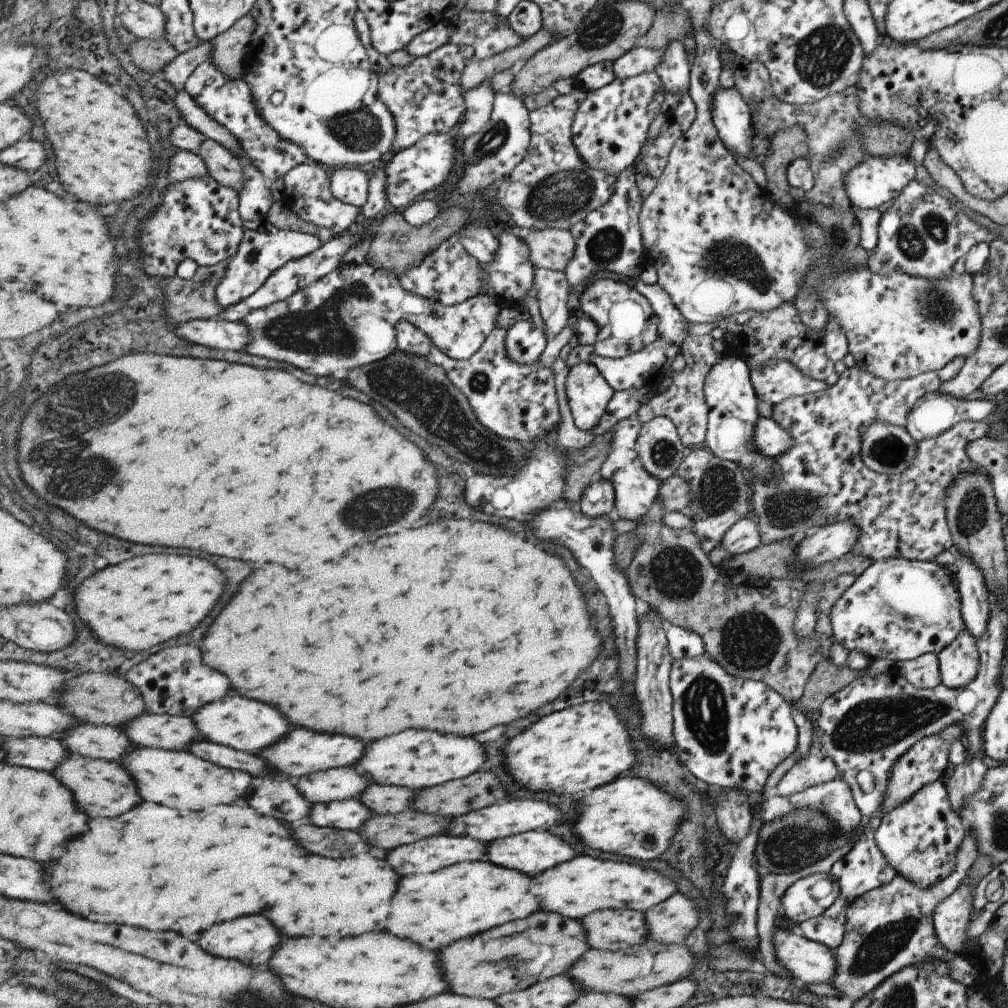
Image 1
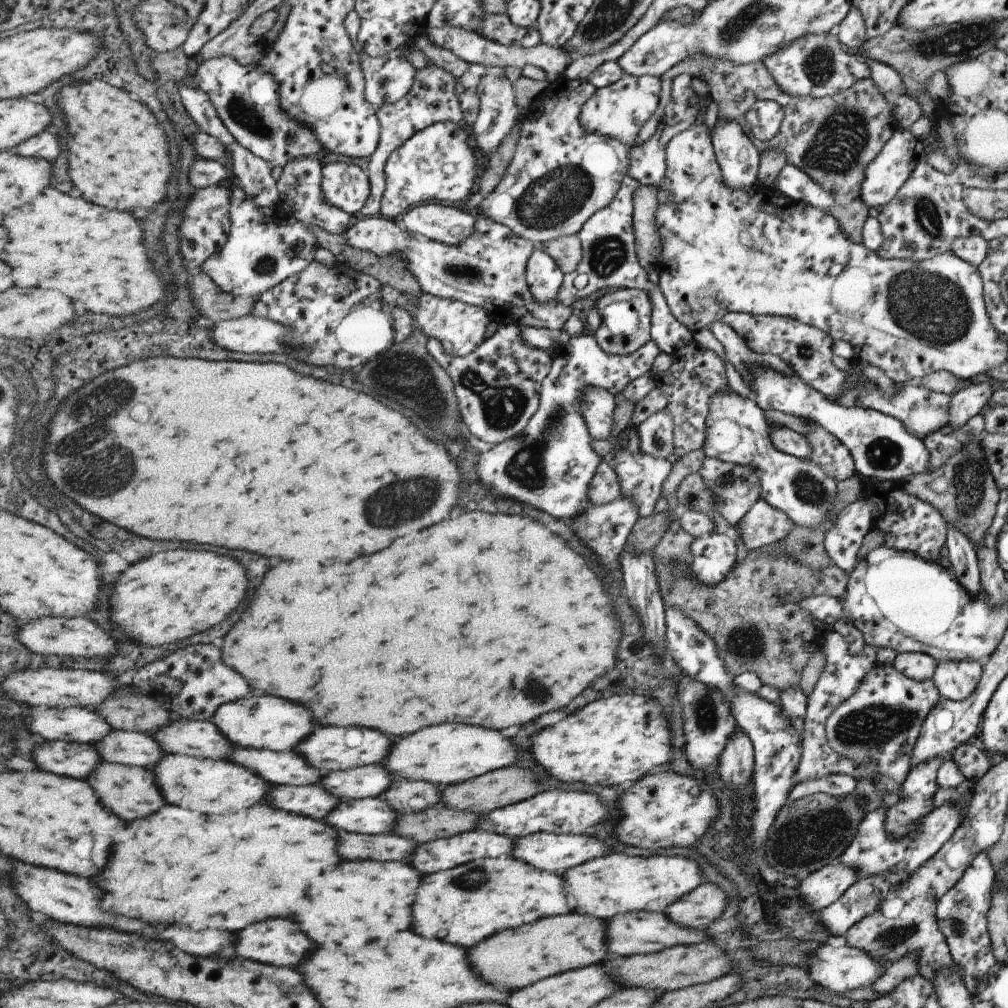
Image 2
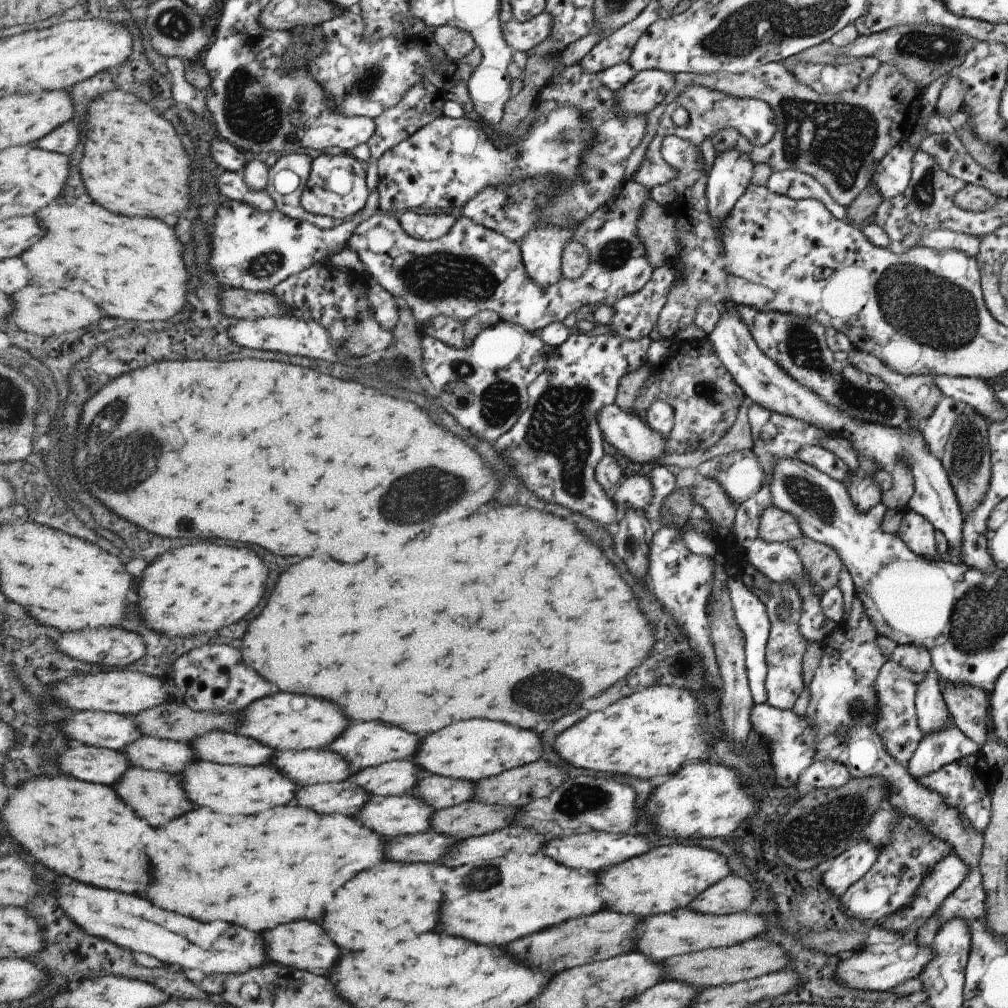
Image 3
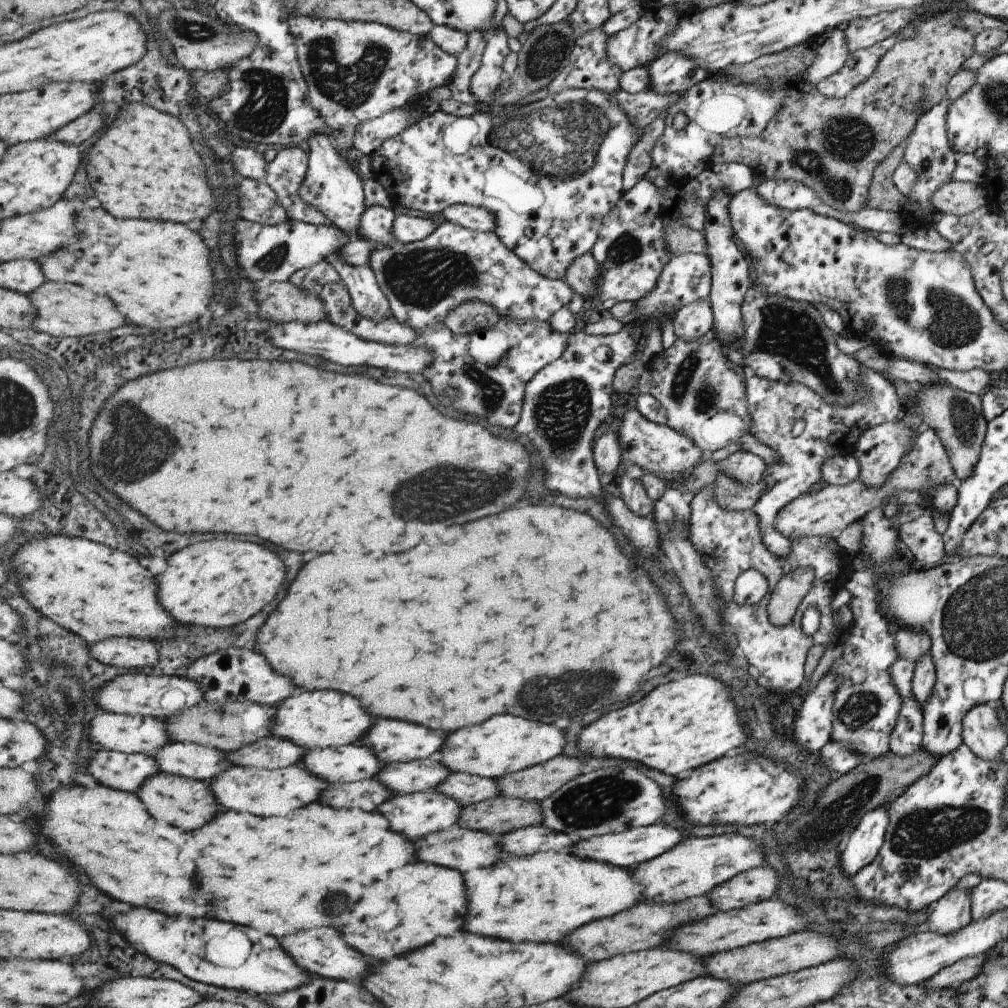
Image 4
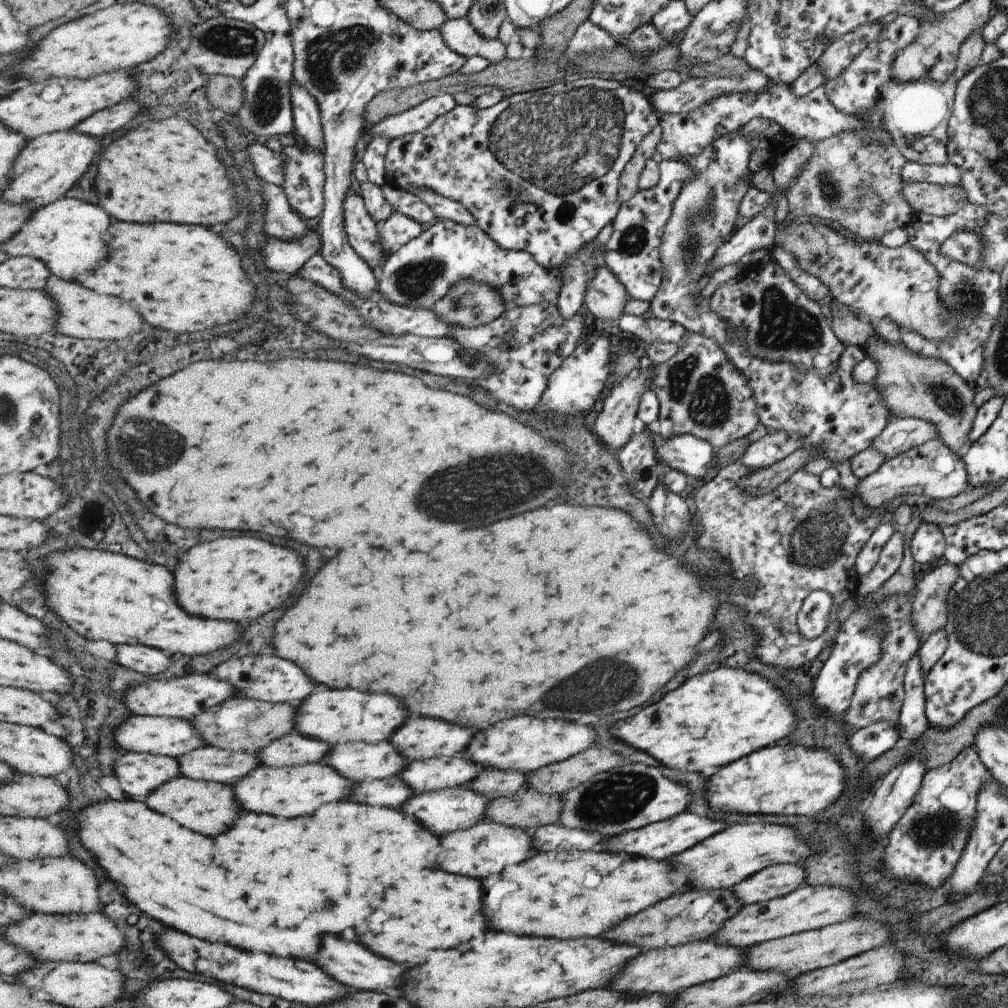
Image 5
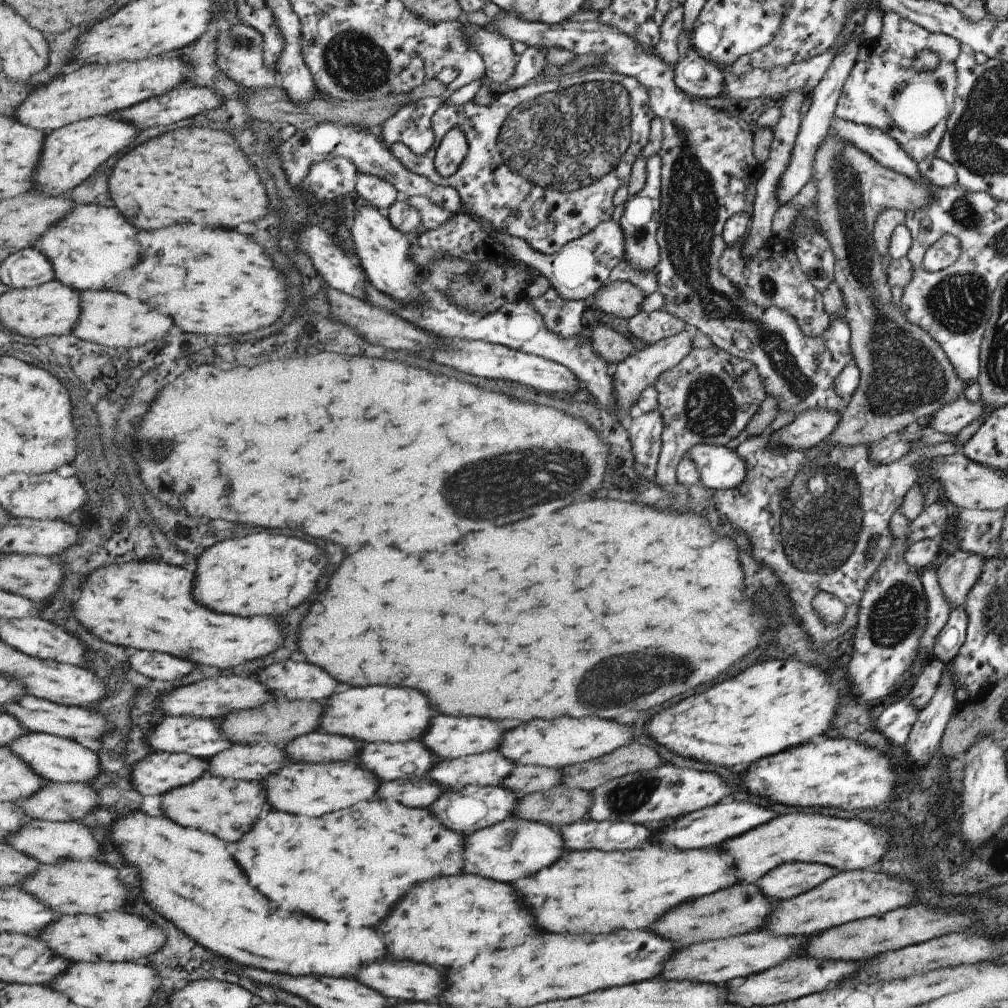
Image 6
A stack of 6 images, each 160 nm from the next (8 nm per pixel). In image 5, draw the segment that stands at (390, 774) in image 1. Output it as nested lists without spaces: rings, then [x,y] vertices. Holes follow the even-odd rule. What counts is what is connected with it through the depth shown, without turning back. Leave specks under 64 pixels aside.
[[[515,716],[515,718],[492,724],[483,730],[476,730],[472,743],[461,754],[467,760],[485,769],[521,771],[529,774],[595,747],[595,742],[597,742],[597,734],[590,725],[579,725],[577,722],[565,719]]]

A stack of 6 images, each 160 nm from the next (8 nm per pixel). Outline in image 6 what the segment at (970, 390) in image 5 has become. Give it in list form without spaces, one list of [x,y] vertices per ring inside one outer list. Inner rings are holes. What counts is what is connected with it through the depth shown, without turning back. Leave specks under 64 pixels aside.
[[[827,134],[817,149],[810,179],[816,180],[815,209],[819,232],[827,239],[835,257],[834,283],[841,289],[844,306],[841,318],[850,328],[850,351],[860,377],[857,388],[852,392],[848,405],[839,415],[838,423],[820,443],[823,449],[854,447],[869,442],[876,443],[900,430],[911,428],[925,420],[946,404],[963,396],[966,382],[956,374],[941,347],[918,326],[907,322],[903,313],[891,306],[890,288],[884,279],[885,260],[877,252],[872,240],[871,229],[875,217],[887,207],[905,213],[928,207],[932,201],[930,188],[909,176],[893,169],[879,166],[867,153],[852,144],[841,142]]]

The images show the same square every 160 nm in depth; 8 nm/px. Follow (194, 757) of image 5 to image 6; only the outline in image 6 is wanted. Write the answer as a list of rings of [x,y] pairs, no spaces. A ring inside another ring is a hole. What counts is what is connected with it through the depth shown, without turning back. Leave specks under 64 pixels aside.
[[[231,745],[231,748],[223,749],[217,755],[207,760],[208,772],[213,777],[235,779],[238,781],[260,781],[271,773],[276,773],[291,760],[286,751],[273,745]]]

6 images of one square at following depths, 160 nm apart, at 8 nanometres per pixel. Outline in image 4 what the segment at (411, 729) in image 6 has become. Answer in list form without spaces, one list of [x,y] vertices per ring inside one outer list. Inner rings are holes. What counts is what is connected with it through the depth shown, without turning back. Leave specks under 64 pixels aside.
[[[335,690],[295,694],[275,708],[273,736],[291,741],[307,751],[353,744],[373,729],[373,718],[363,710],[359,700]]]

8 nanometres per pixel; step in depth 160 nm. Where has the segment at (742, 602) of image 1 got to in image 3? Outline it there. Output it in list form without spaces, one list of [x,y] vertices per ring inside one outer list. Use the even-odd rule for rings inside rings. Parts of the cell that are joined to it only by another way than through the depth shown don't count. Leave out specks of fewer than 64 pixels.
[[[805,535],[785,543],[797,553],[804,572],[815,587],[825,591],[836,586],[842,562],[833,547],[808,539]]]

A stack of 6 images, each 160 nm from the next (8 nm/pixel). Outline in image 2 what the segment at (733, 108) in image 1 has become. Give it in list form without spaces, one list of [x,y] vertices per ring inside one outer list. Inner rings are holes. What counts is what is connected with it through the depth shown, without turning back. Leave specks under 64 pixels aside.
[[[719,119],[712,130],[711,138],[721,180],[732,189],[742,189],[755,184],[759,152],[743,133],[739,123],[737,121]]]

